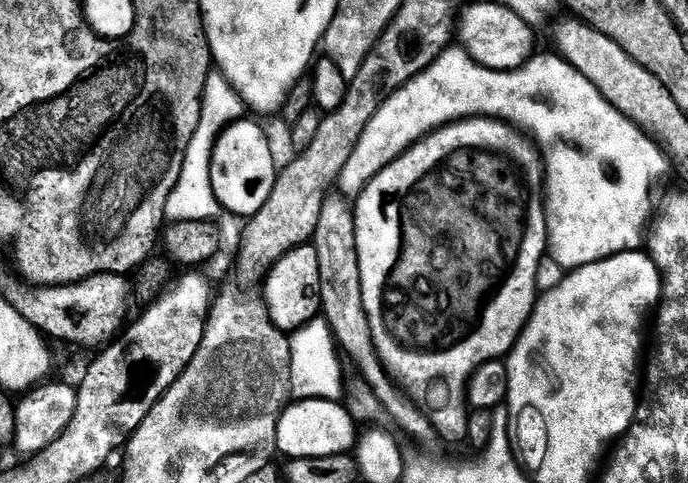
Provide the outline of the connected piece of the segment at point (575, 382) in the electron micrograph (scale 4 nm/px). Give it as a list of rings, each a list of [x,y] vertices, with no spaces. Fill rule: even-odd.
[[[644,250],[617,252],[606,260],[569,271],[560,285],[545,291],[537,299],[528,324],[507,357],[506,407],[509,417],[518,418],[513,415],[520,414],[520,408],[524,404],[534,404],[548,412],[548,408],[560,410],[594,398],[594,408],[596,412],[602,412],[602,418],[610,412],[610,432],[623,436],[632,427],[638,411],[636,363],[640,360],[640,335],[644,332],[644,319],[647,318],[648,311],[650,316],[661,299],[660,271]]]

